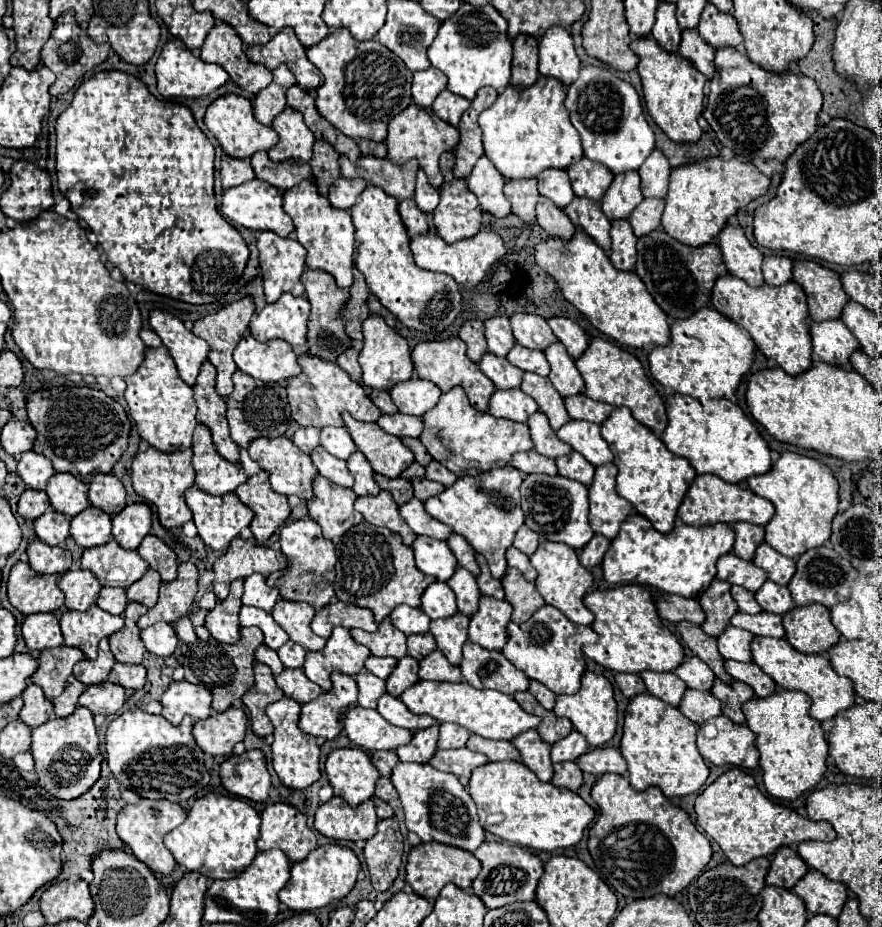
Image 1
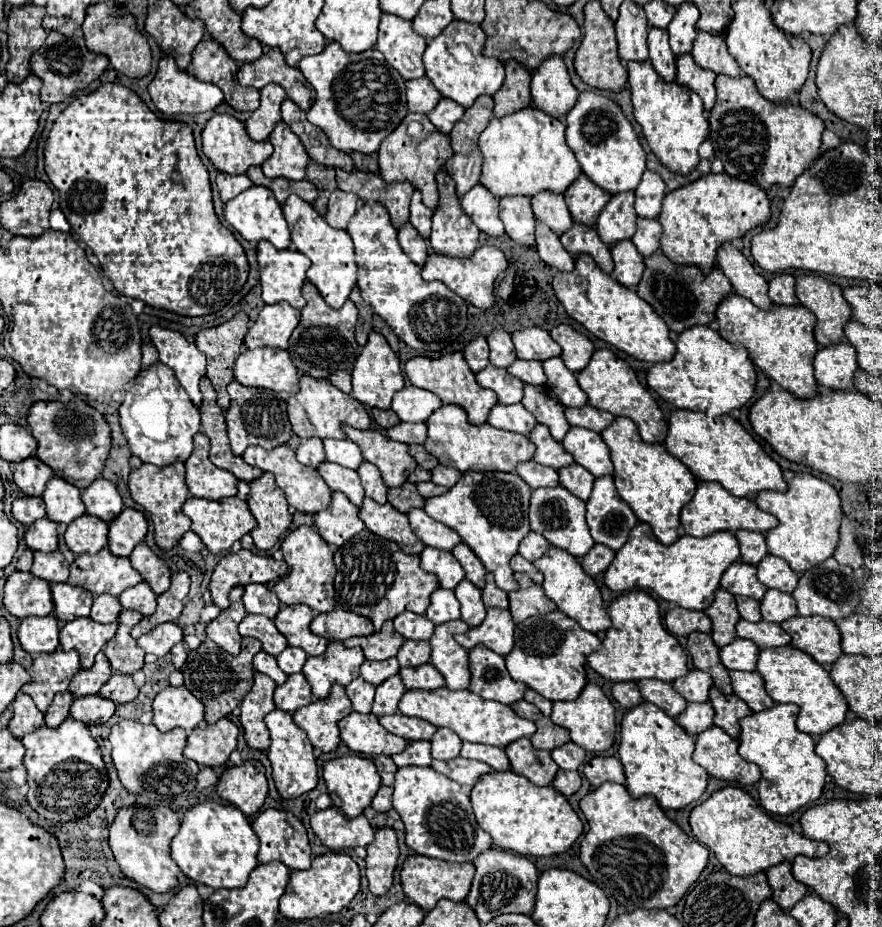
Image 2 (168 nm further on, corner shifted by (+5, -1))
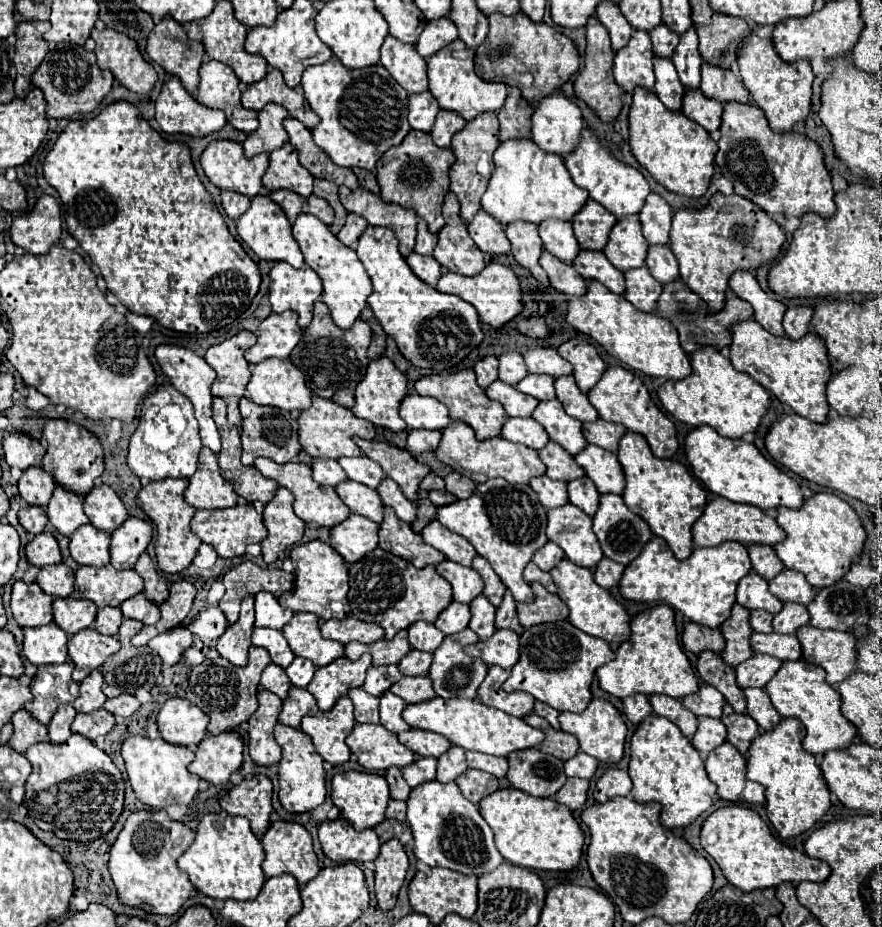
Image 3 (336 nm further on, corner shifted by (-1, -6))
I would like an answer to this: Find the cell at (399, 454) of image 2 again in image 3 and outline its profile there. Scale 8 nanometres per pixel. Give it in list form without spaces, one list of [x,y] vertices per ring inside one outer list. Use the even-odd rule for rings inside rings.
[[[355,436],[355,444],[359,444],[361,452],[375,460],[387,478],[395,480],[401,488],[401,492],[415,502],[417,500],[417,488],[419,482],[431,472],[425,464],[419,464],[407,450],[401,450],[389,442],[379,440],[363,440]]]

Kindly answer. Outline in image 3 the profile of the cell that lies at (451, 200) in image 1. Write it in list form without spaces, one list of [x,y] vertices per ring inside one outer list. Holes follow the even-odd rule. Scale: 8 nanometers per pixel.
[[[453,192],[445,196],[443,218],[445,226],[437,234],[439,242],[433,250],[433,258],[437,258],[437,262],[449,272],[475,276],[485,266],[483,252],[467,232],[467,224],[463,224],[463,218],[459,216],[459,200]]]

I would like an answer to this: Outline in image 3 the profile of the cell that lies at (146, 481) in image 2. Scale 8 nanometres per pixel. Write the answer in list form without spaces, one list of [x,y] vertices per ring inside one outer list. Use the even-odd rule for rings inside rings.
[[[187,478],[151,480],[137,494],[139,506],[143,508],[143,512],[157,526],[157,542],[155,542],[157,564],[159,564],[159,568],[163,572],[169,572],[169,574],[175,574],[175,572],[181,572],[183,568],[187,568],[191,564],[191,560],[195,558],[197,548],[201,544],[201,540],[197,538],[197,534],[189,526],[189,522],[191,522],[191,518],[195,514],[195,508],[191,508],[191,504],[187,504],[185,498],[183,498],[187,482],[189,482]]]

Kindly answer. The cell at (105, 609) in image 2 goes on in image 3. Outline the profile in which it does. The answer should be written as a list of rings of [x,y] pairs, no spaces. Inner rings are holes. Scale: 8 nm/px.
[[[101,608],[97,612],[97,618],[95,618],[95,624],[93,628],[107,634],[107,636],[115,636],[119,632],[119,626],[123,622],[123,614],[119,608]]]

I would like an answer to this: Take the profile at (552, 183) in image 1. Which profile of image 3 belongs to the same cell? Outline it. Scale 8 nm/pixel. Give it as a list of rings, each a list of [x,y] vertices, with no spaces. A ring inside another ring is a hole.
[[[549,218],[539,224],[539,236],[545,244],[545,250],[549,250],[553,256],[559,260],[571,264],[573,258],[579,252],[577,238],[573,236],[573,226],[571,222]]]

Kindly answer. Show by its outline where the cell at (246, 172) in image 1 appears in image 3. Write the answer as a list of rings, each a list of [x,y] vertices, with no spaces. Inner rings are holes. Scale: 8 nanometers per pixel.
[[[229,190],[221,192],[221,204],[223,204],[229,218],[239,218],[249,208],[249,202],[251,202],[251,198],[245,194],[229,192]]]

